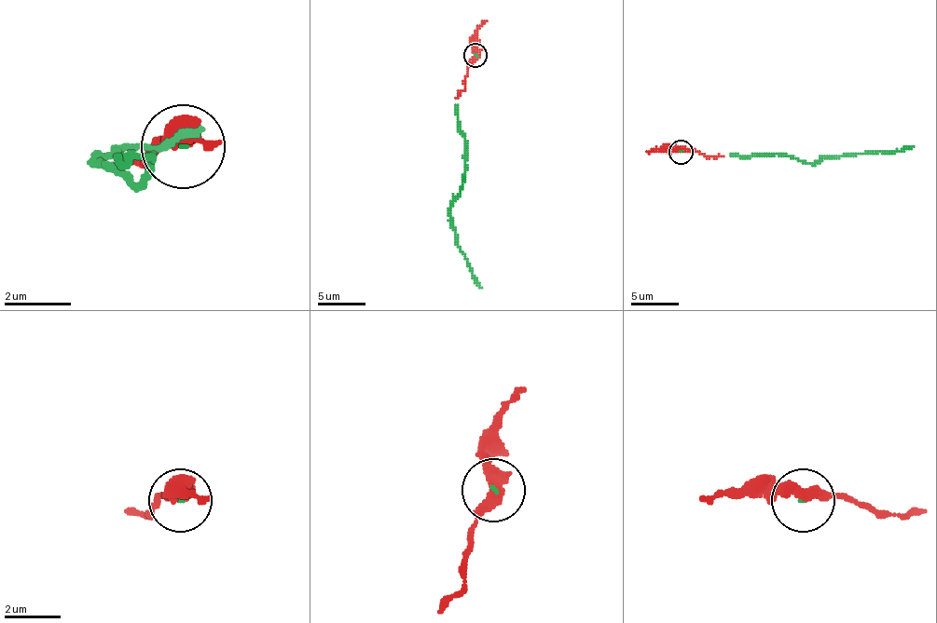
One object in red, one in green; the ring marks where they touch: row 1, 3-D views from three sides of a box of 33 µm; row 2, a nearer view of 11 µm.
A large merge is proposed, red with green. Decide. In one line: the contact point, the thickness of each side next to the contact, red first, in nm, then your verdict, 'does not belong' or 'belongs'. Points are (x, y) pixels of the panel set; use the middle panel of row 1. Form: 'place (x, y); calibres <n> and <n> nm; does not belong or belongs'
place (475, 55); calibres 440 and 50 nm; belongs

